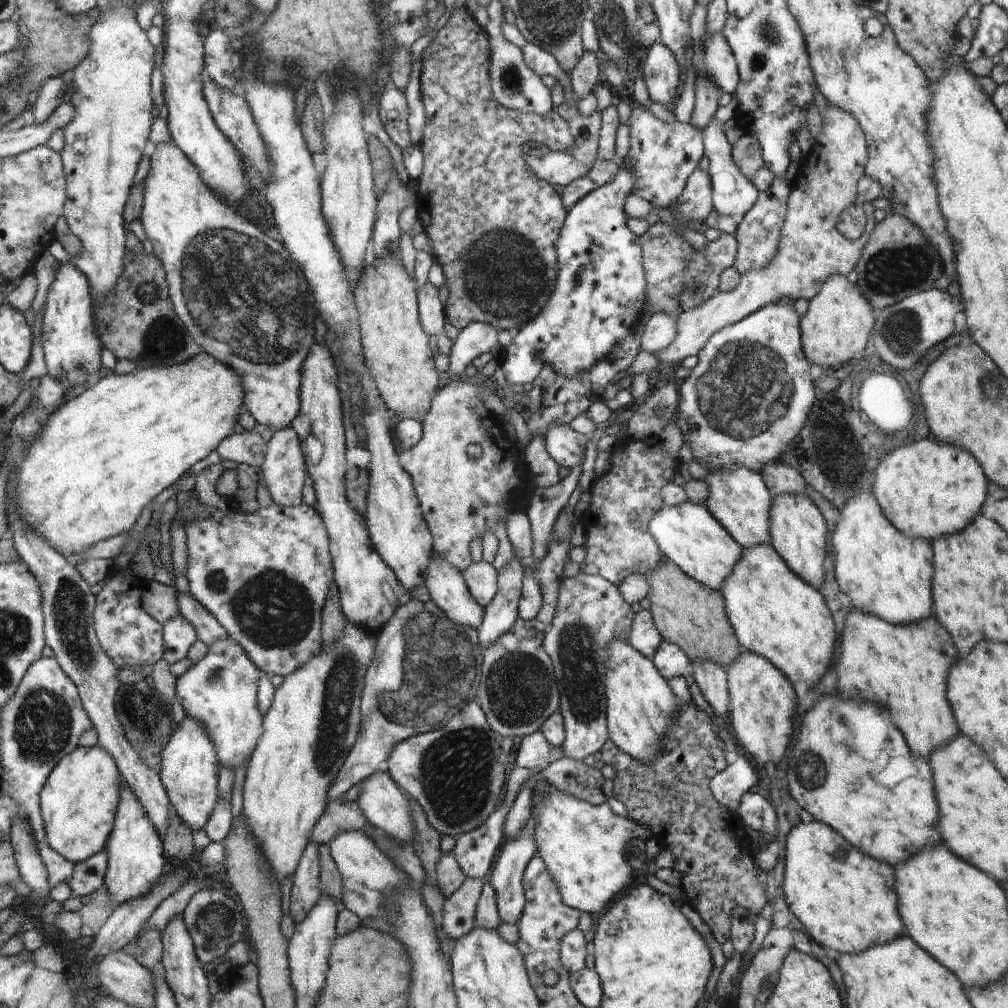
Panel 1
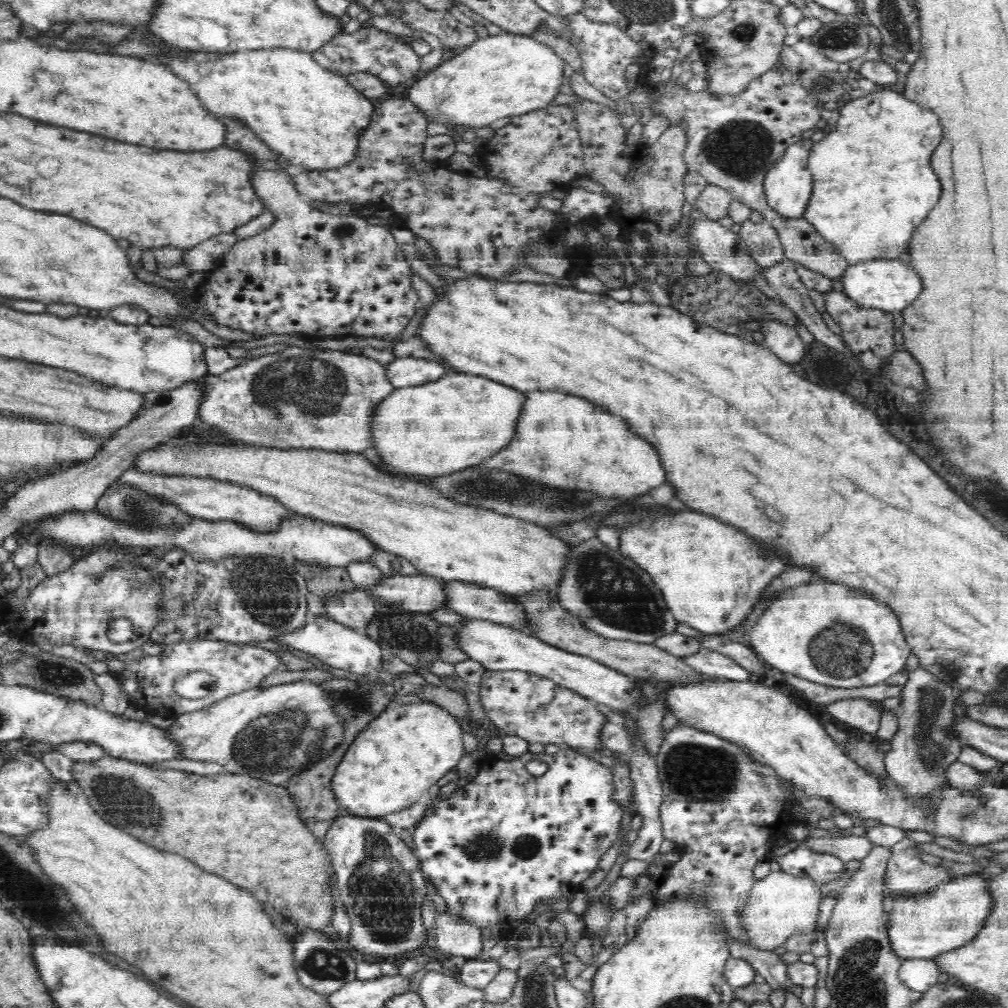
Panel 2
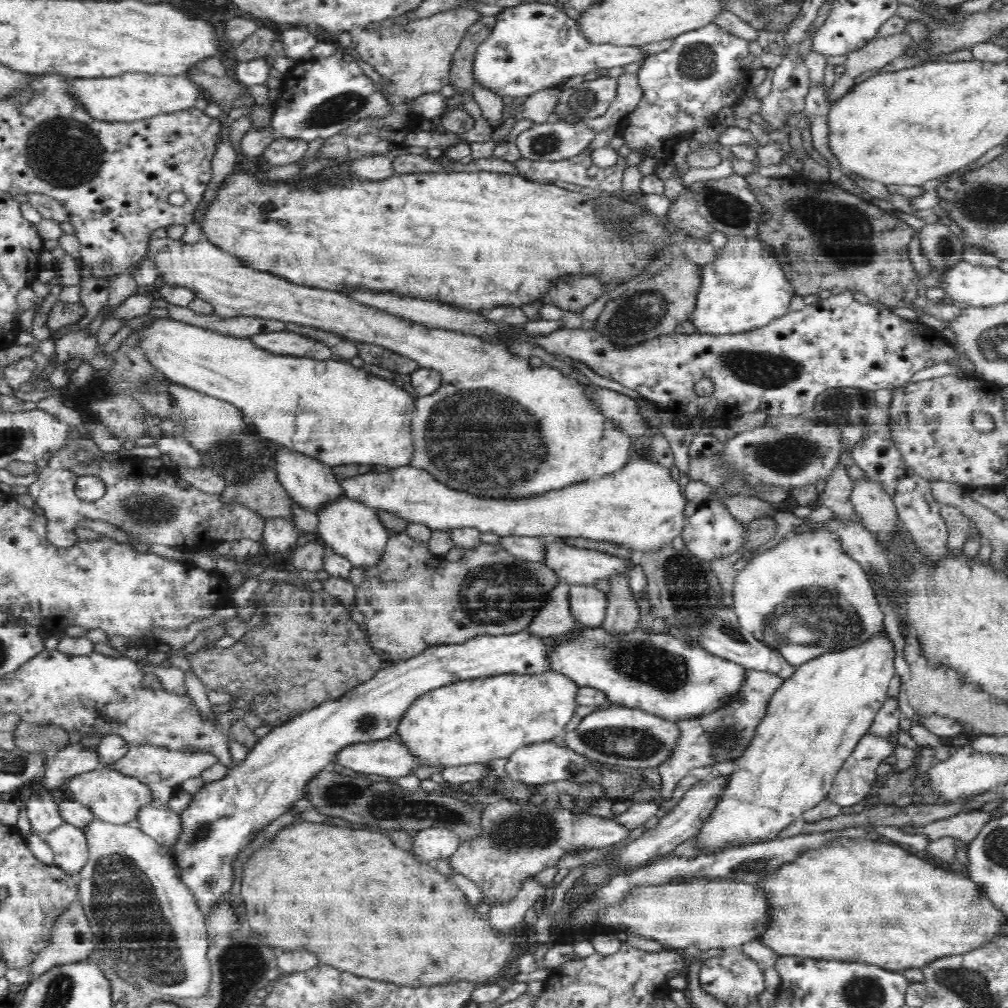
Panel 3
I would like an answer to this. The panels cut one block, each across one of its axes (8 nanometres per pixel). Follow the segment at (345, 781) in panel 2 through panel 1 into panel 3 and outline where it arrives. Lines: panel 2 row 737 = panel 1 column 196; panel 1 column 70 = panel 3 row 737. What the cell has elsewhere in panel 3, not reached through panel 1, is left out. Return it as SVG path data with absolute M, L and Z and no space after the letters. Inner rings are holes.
M550 668L544 670L544 672L506 672L496 674L496 676L478 676L458 680L419 696L402 717L401 723L397 728L397 733L401 740L404 740L406 745L410 746L410 749L413 749L414 753L418 754L418 757L422 757L422 761L428 761L431 764L438 762L438 766L443 768L478 762L490 763L498 758L508 759L516 750L522 748L522 746L553 740L558 734L566 731L566 725L574 718L574 712L576 712L576 708L580 705L577 701L577 694L580 690L581 686L577 681L572 680L565 673L556 672Z

